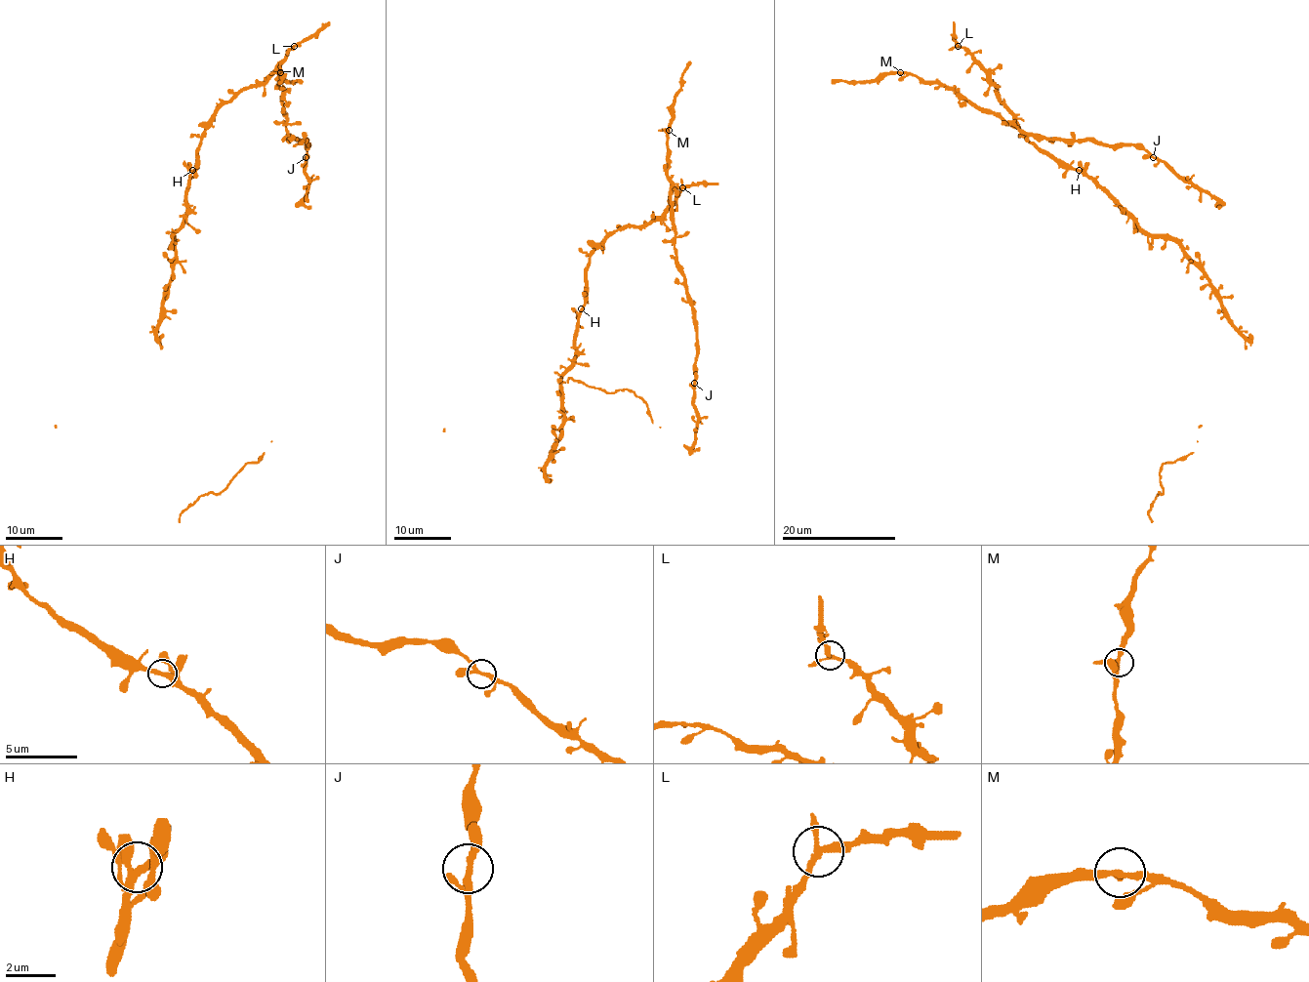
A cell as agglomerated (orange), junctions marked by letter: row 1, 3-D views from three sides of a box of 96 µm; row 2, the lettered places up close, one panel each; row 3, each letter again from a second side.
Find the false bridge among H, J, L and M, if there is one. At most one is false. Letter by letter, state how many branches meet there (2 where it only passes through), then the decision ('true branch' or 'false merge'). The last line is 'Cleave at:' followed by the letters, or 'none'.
H: 3 | true branch
J: 3 | true branch
L: 3 | true branch
M: 3 | true branch
Cleave at: none

